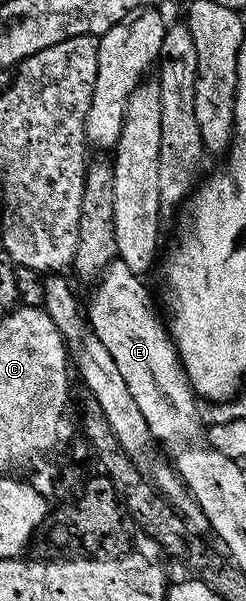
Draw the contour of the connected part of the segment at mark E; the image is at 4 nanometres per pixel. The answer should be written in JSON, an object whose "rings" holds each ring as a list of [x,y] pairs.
{"rings":[[[113,260],[98,277],[95,289],[90,293],[90,306],[85,306],[84,313],[100,343],[108,347],[108,355],[112,355],[120,375],[124,375],[124,383],[128,383],[128,391],[132,391],[132,399],[136,399],[136,407],[140,407],[140,415],[144,415],[148,423],[151,438],[157,442],[163,441],[170,449],[178,449],[185,441],[203,436],[204,422],[198,414],[200,401],[182,369],[182,362],[178,360],[178,350],[170,340],[167,326],[158,322],[158,317],[150,306],[150,293],[142,280],[139,274],[130,270],[128,263]]]}

